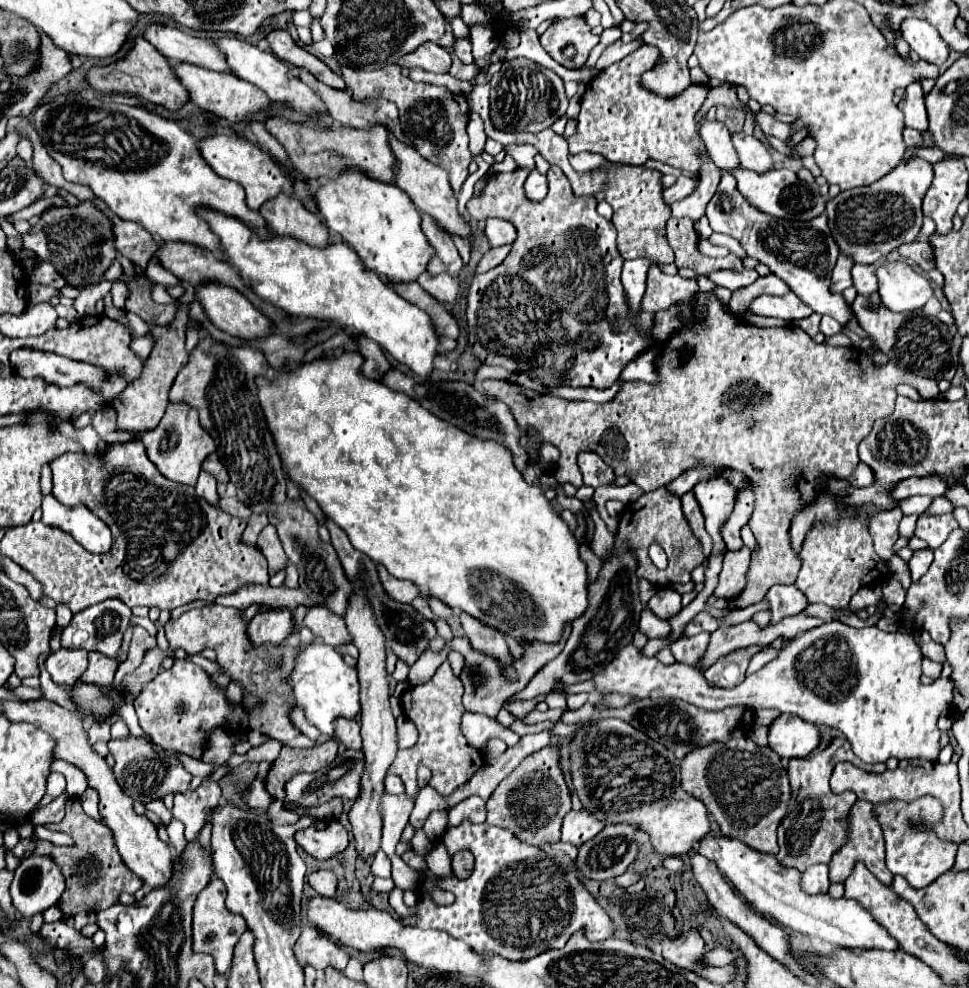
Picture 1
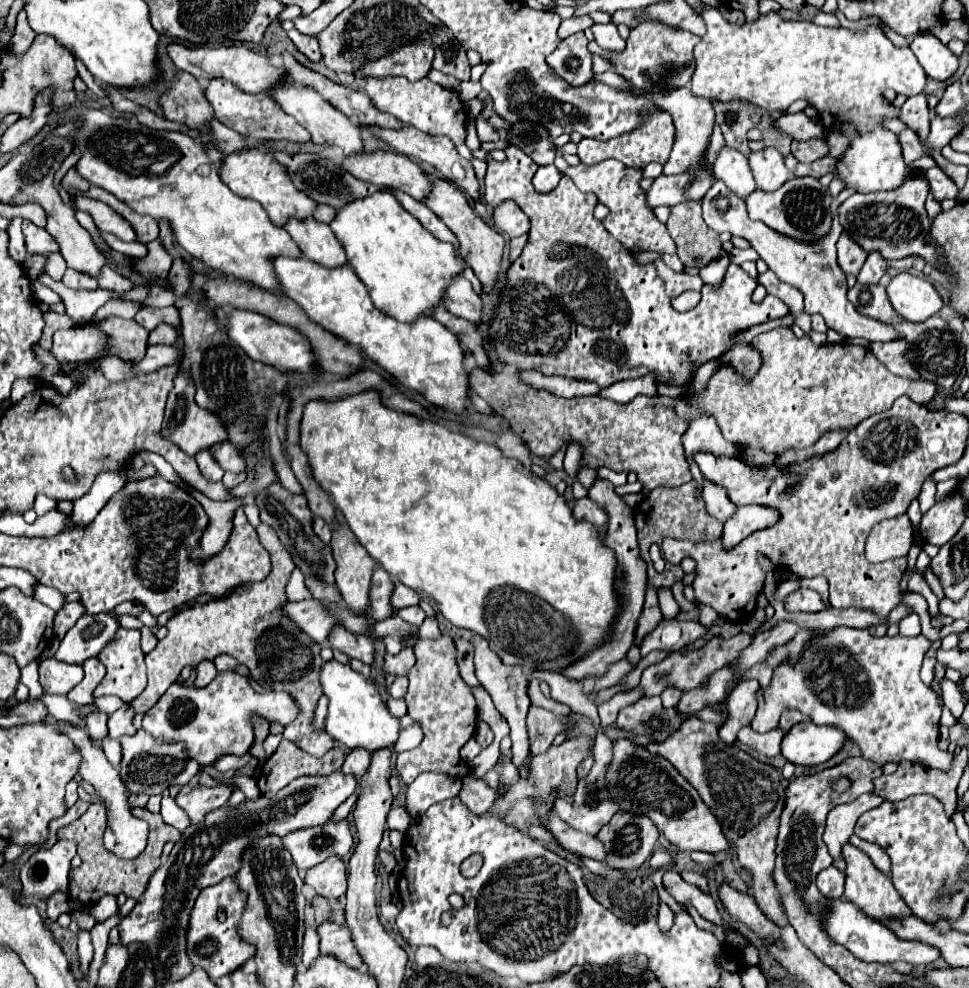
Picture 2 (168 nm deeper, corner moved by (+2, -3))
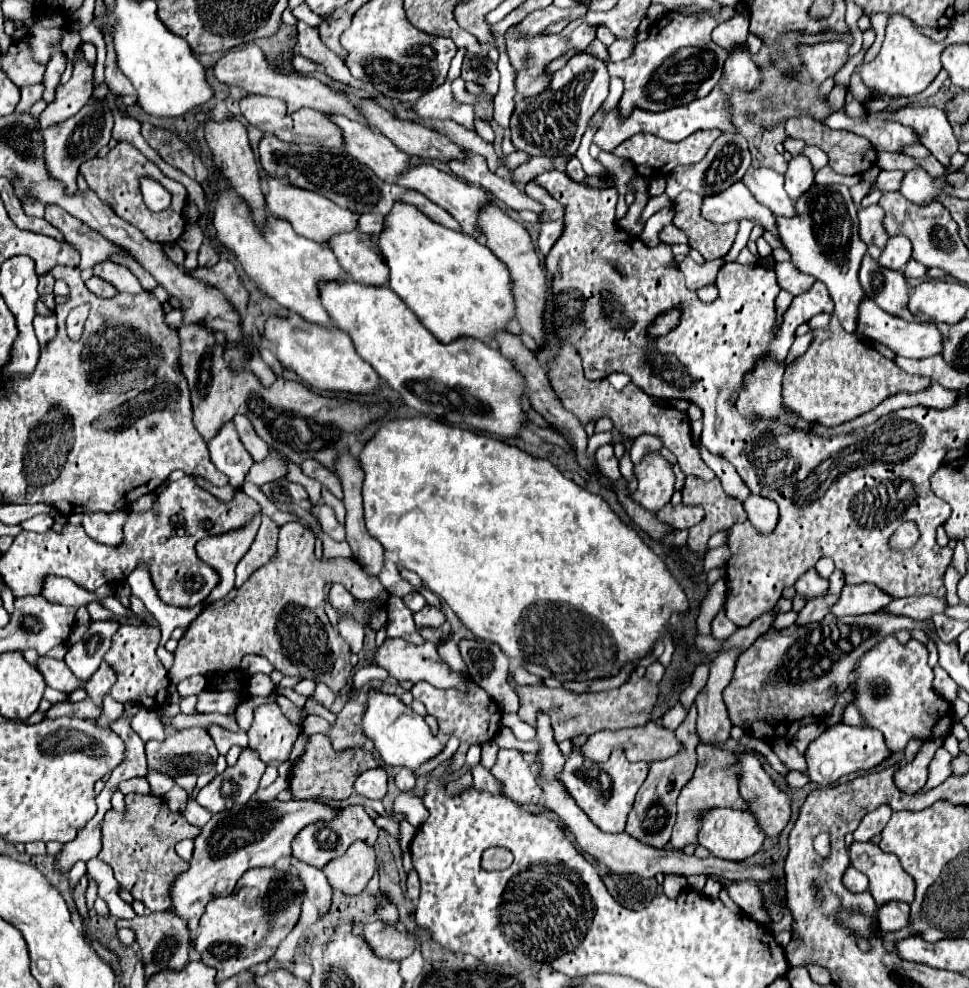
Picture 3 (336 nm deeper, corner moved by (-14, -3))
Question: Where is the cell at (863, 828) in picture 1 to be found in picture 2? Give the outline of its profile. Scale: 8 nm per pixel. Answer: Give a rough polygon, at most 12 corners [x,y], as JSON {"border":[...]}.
{"border":[[860,795],[828,813],[824,843],[834,859],[852,837],[858,817],[878,807],[878,795]]}

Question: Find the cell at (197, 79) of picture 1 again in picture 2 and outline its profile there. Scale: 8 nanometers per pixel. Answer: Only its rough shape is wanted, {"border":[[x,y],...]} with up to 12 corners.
{"border":[[210,79],[214,117],[254,141],[310,141],[266,93]]}

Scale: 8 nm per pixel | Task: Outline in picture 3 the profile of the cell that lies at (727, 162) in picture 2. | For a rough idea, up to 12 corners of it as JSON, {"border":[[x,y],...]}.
{"border":[[748,169],[746,187],[774,215],[796,215],[784,177],[772,169]]}

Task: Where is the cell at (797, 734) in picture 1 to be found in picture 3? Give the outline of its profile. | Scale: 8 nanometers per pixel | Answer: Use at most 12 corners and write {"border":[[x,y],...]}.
{"border":[[838,723],[806,751],[826,787],[890,759],[880,731]]}

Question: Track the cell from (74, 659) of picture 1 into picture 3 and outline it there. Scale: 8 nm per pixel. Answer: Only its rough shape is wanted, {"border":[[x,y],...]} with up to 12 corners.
{"border":[[40,657],[36,669],[46,685],[58,691],[76,691],[82,683],[64,661]]}

